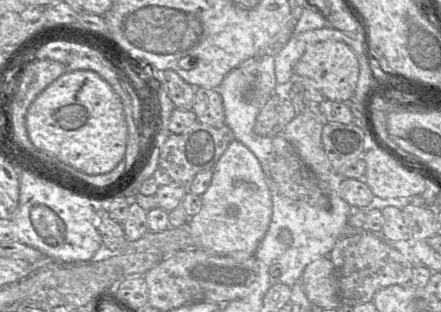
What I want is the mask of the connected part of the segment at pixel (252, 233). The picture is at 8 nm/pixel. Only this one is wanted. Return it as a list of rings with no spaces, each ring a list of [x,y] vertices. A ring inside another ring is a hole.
[[[234,140],[229,144],[212,171],[212,181],[201,196],[200,211],[191,217],[184,226],[194,238],[197,248],[236,258],[253,257],[269,228],[272,217],[272,197],[264,170],[257,157],[244,144]]]

